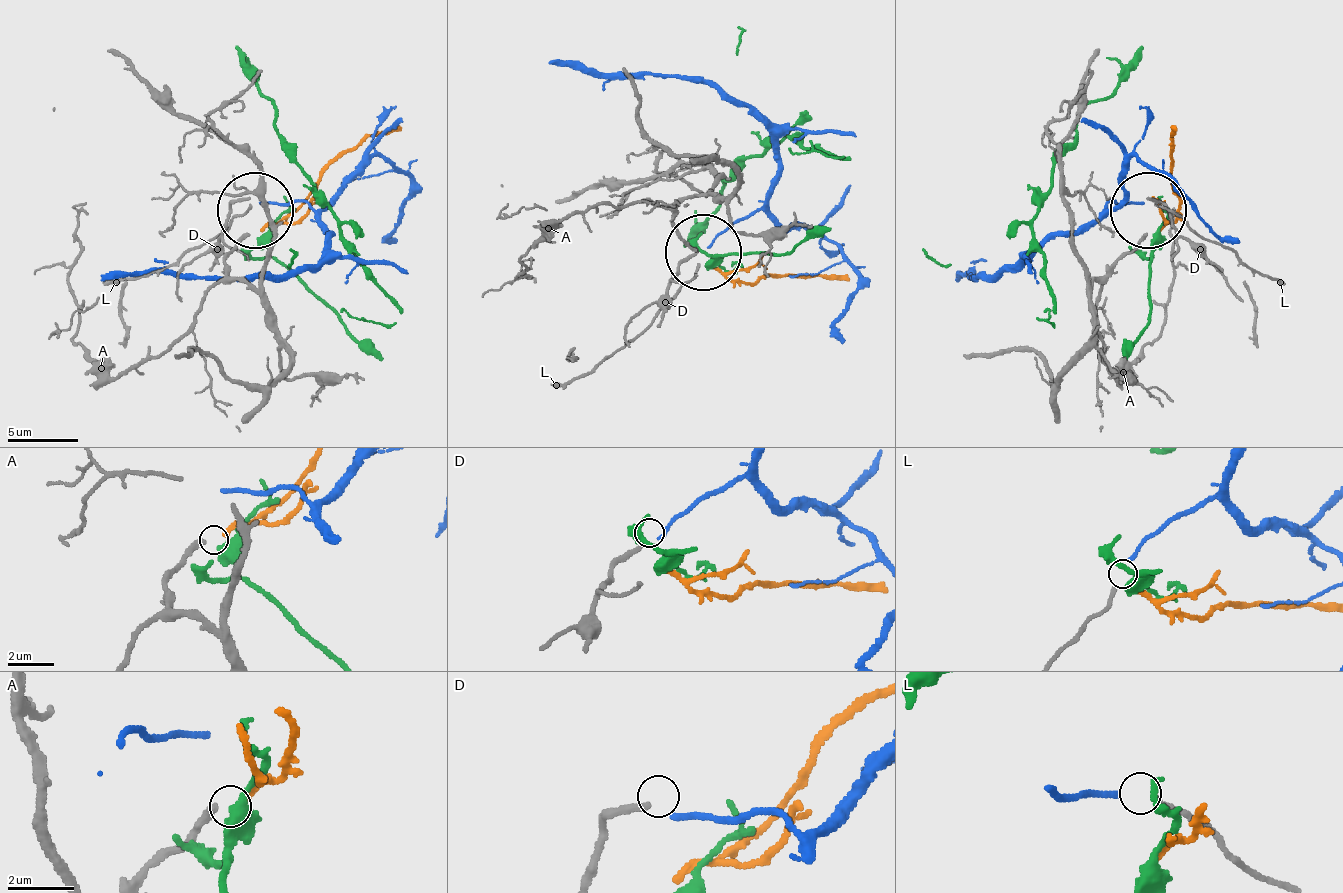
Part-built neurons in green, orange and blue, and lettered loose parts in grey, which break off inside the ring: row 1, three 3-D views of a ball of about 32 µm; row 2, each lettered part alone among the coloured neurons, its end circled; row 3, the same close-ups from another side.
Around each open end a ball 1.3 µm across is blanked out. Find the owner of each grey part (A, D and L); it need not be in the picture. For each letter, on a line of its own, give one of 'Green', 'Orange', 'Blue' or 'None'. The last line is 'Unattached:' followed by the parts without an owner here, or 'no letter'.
A: Orange
D: None
L: Blue
Unattached: D

